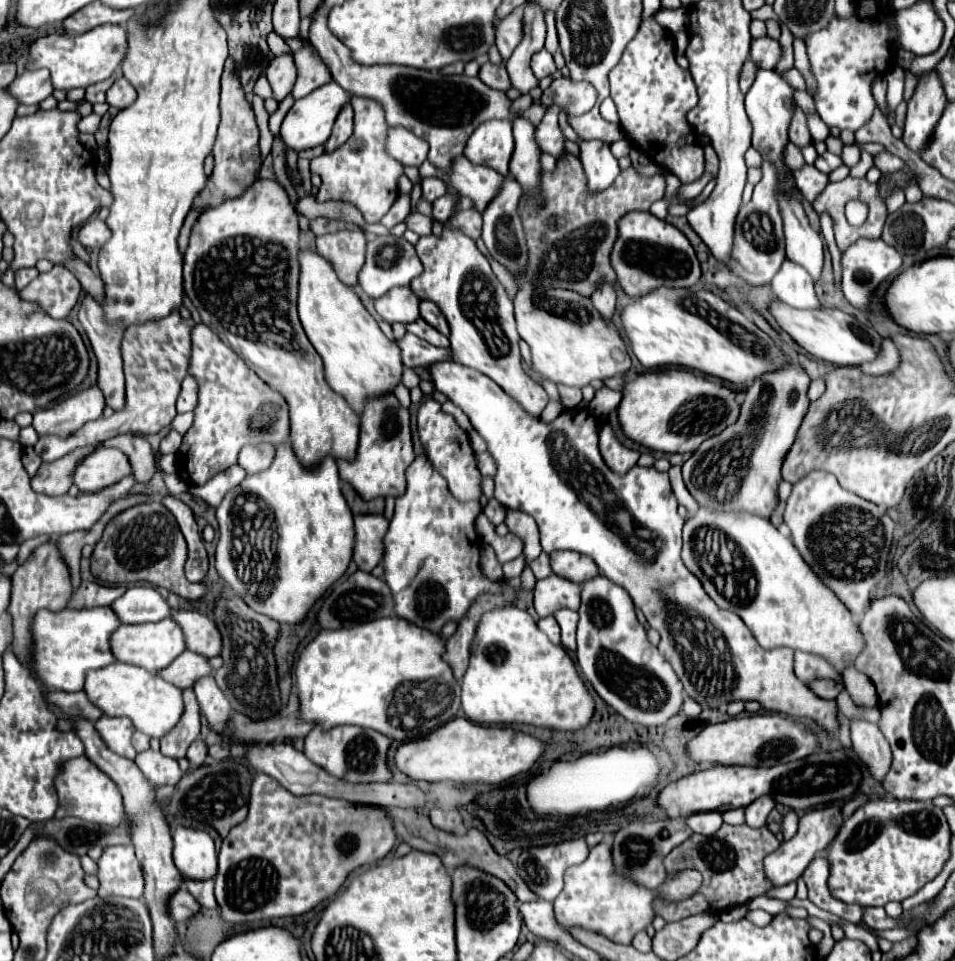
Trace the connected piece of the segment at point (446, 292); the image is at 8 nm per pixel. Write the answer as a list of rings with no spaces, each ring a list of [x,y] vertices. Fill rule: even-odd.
[[[443,229],[439,239],[421,237],[415,245],[415,251],[425,271],[415,277],[409,287],[421,301],[437,303],[445,315],[451,327],[451,361],[491,377],[507,395],[519,401],[527,413],[539,417],[549,401],[549,395],[521,367],[521,337],[515,327],[513,299],[493,275],[487,257],[477,249],[471,237],[451,229]]]

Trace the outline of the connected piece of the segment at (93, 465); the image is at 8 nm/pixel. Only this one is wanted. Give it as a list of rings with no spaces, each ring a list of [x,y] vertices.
[[[97,447],[75,465],[71,479],[79,491],[95,493],[111,483],[117,483],[123,479],[123,475],[131,475],[127,455],[123,455],[119,449]]]

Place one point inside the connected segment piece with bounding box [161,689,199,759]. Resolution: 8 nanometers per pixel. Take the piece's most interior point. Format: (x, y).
(174, 745)

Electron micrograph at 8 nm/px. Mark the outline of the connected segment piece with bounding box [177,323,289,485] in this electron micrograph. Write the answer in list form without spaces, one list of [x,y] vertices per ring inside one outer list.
[[[195,325],[191,331],[193,351],[189,375],[199,385],[195,419],[177,451],[177,475],[189,485],[201,485],[215,473],[237,463],[237,453],[247,443],[289,441],[287,403],[271,391],[209,327]]]

